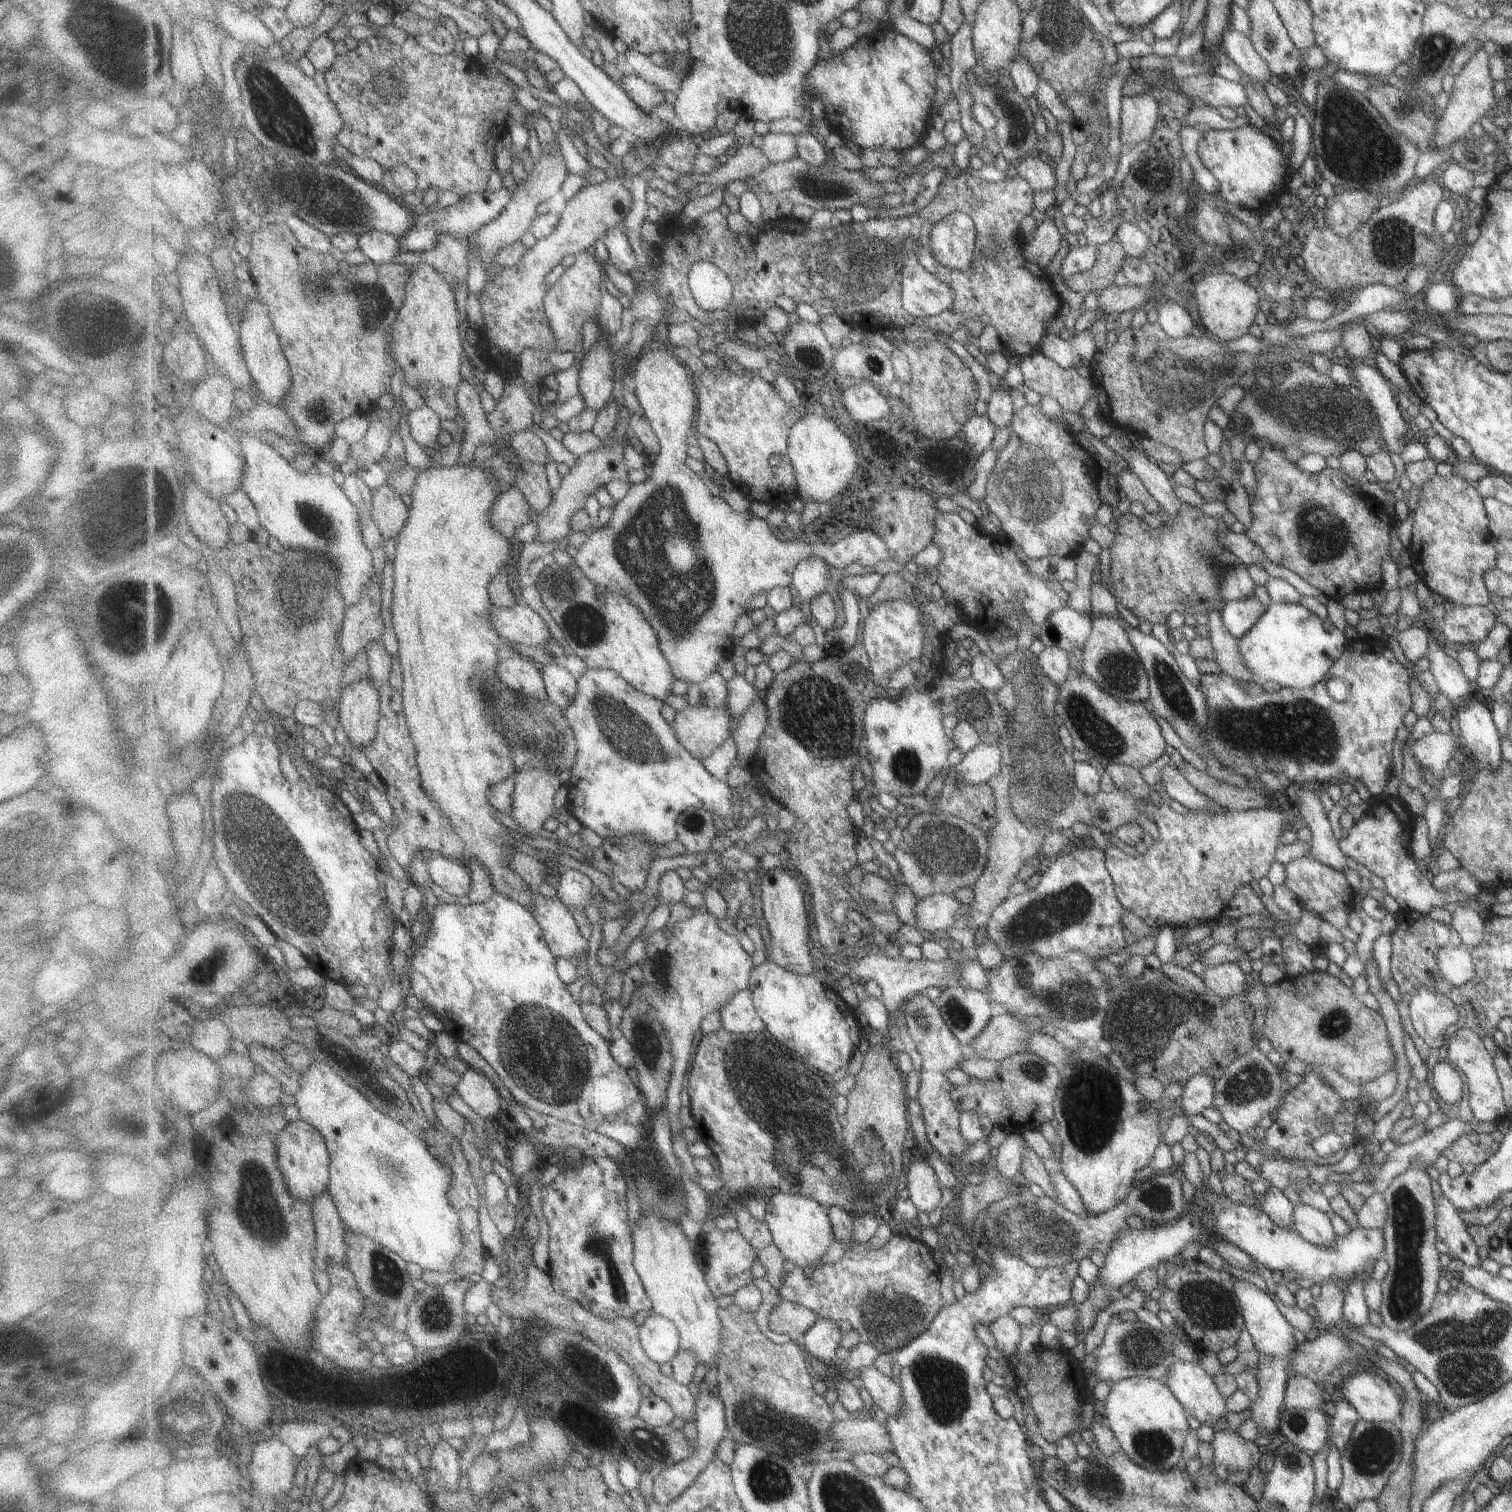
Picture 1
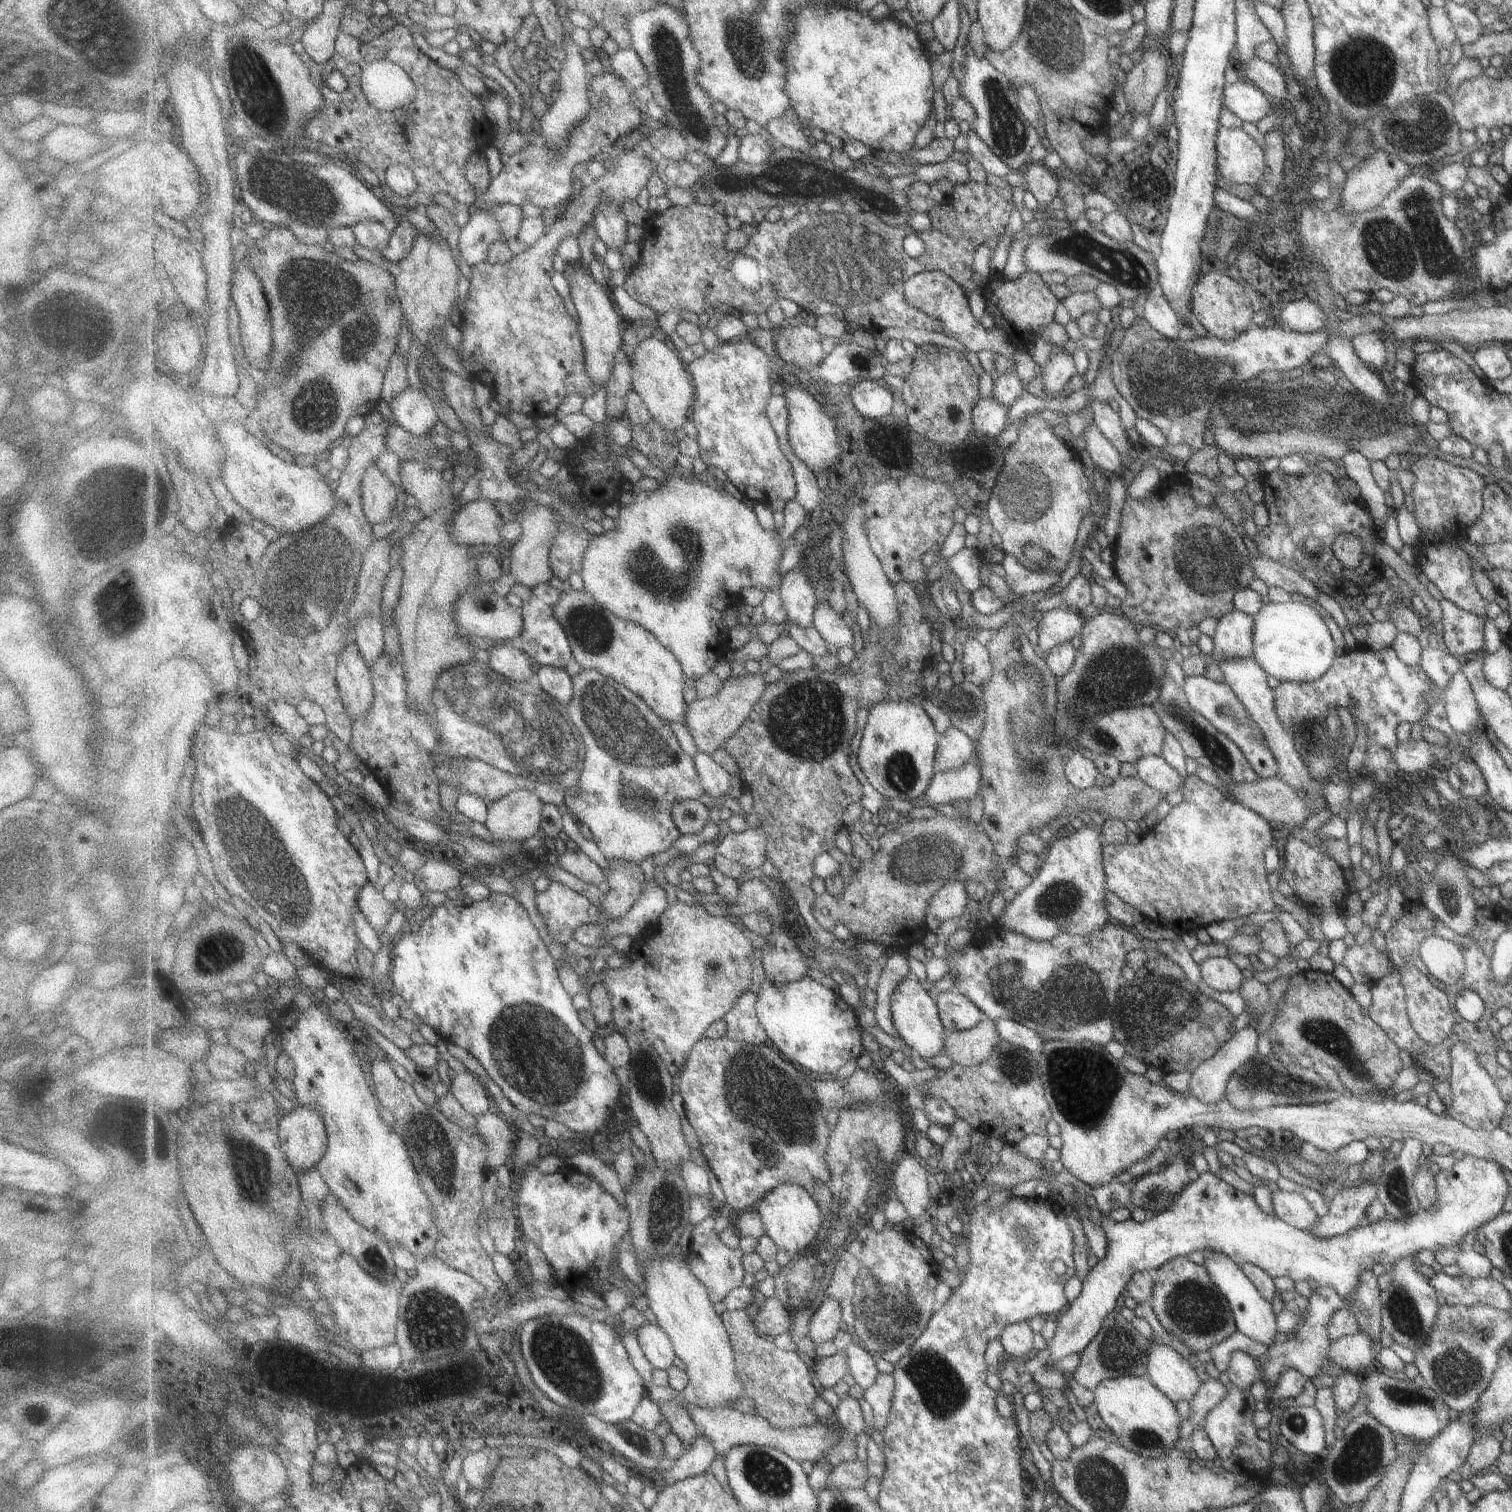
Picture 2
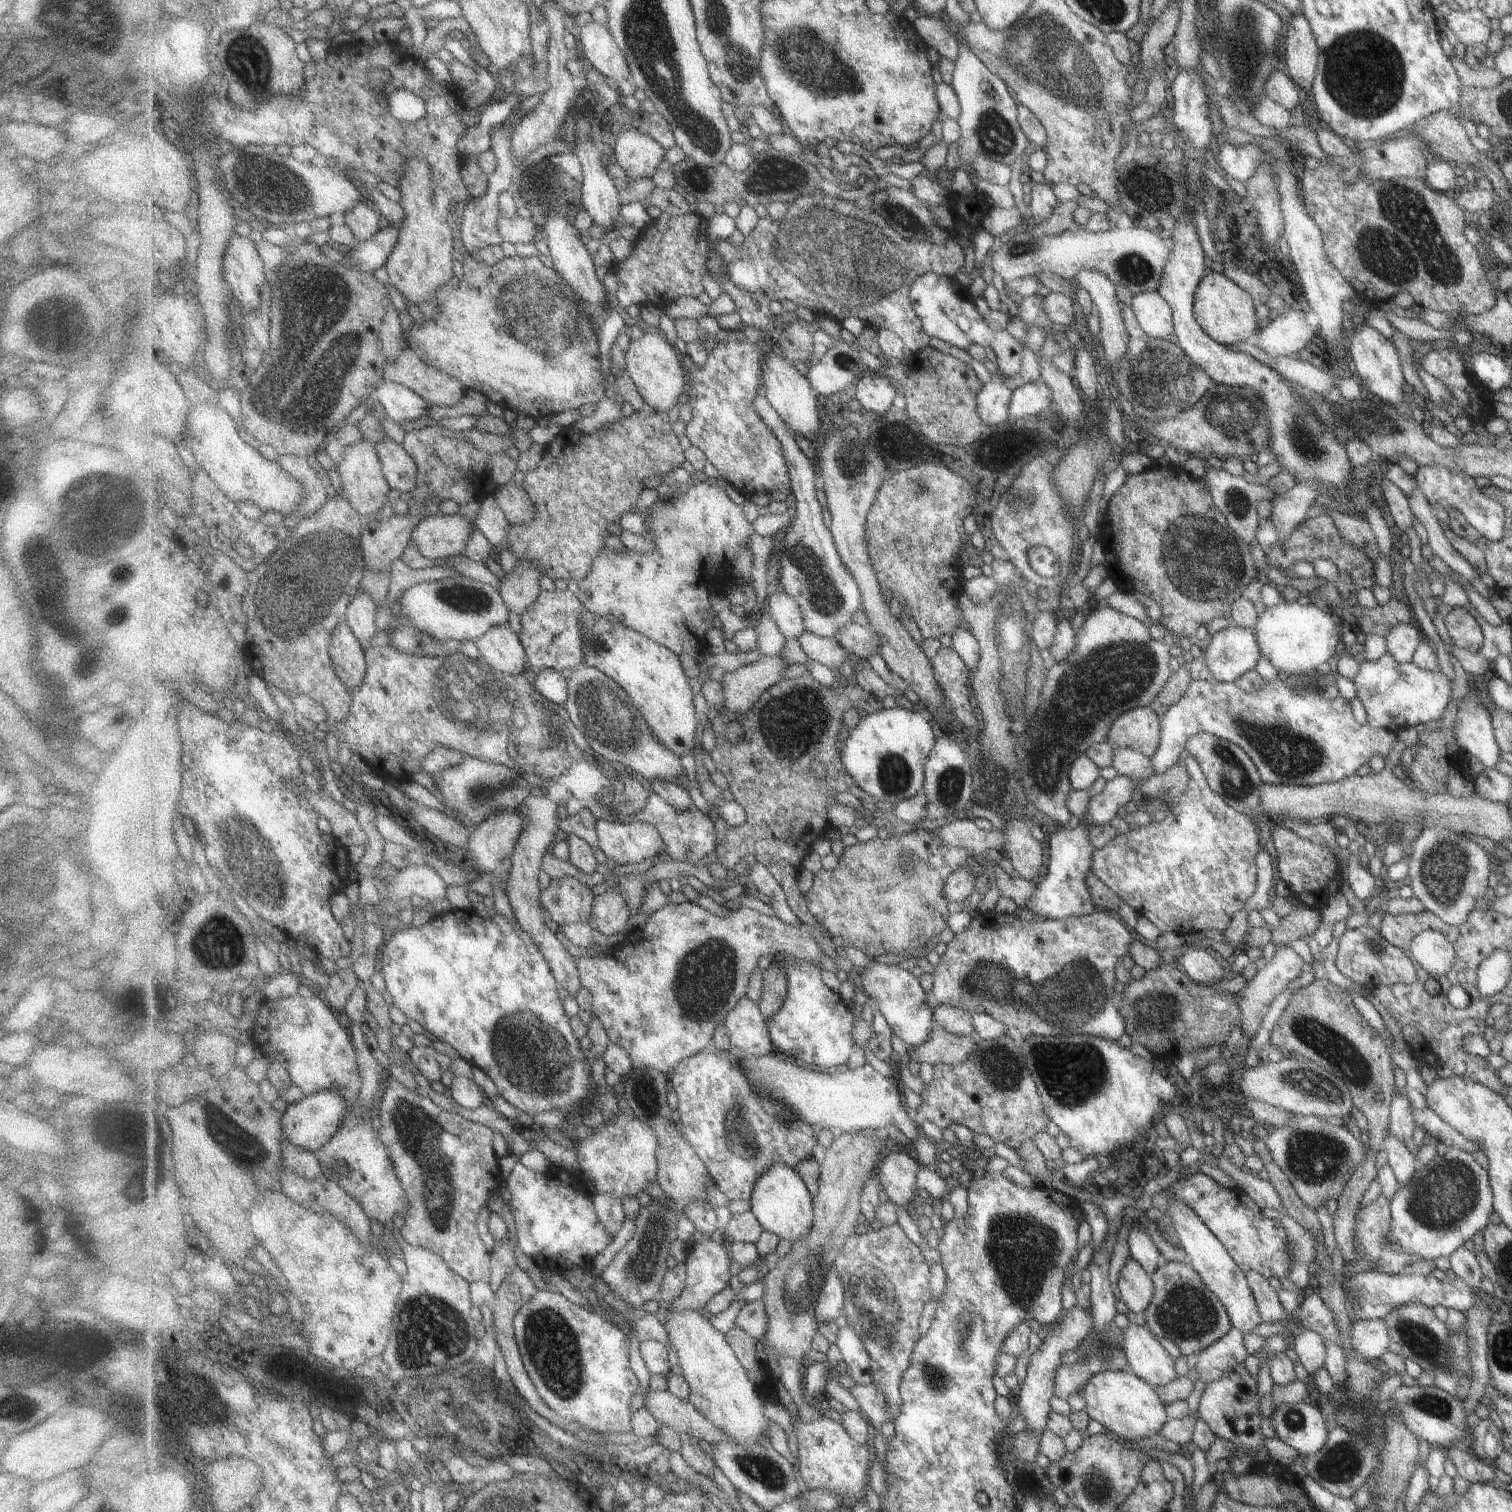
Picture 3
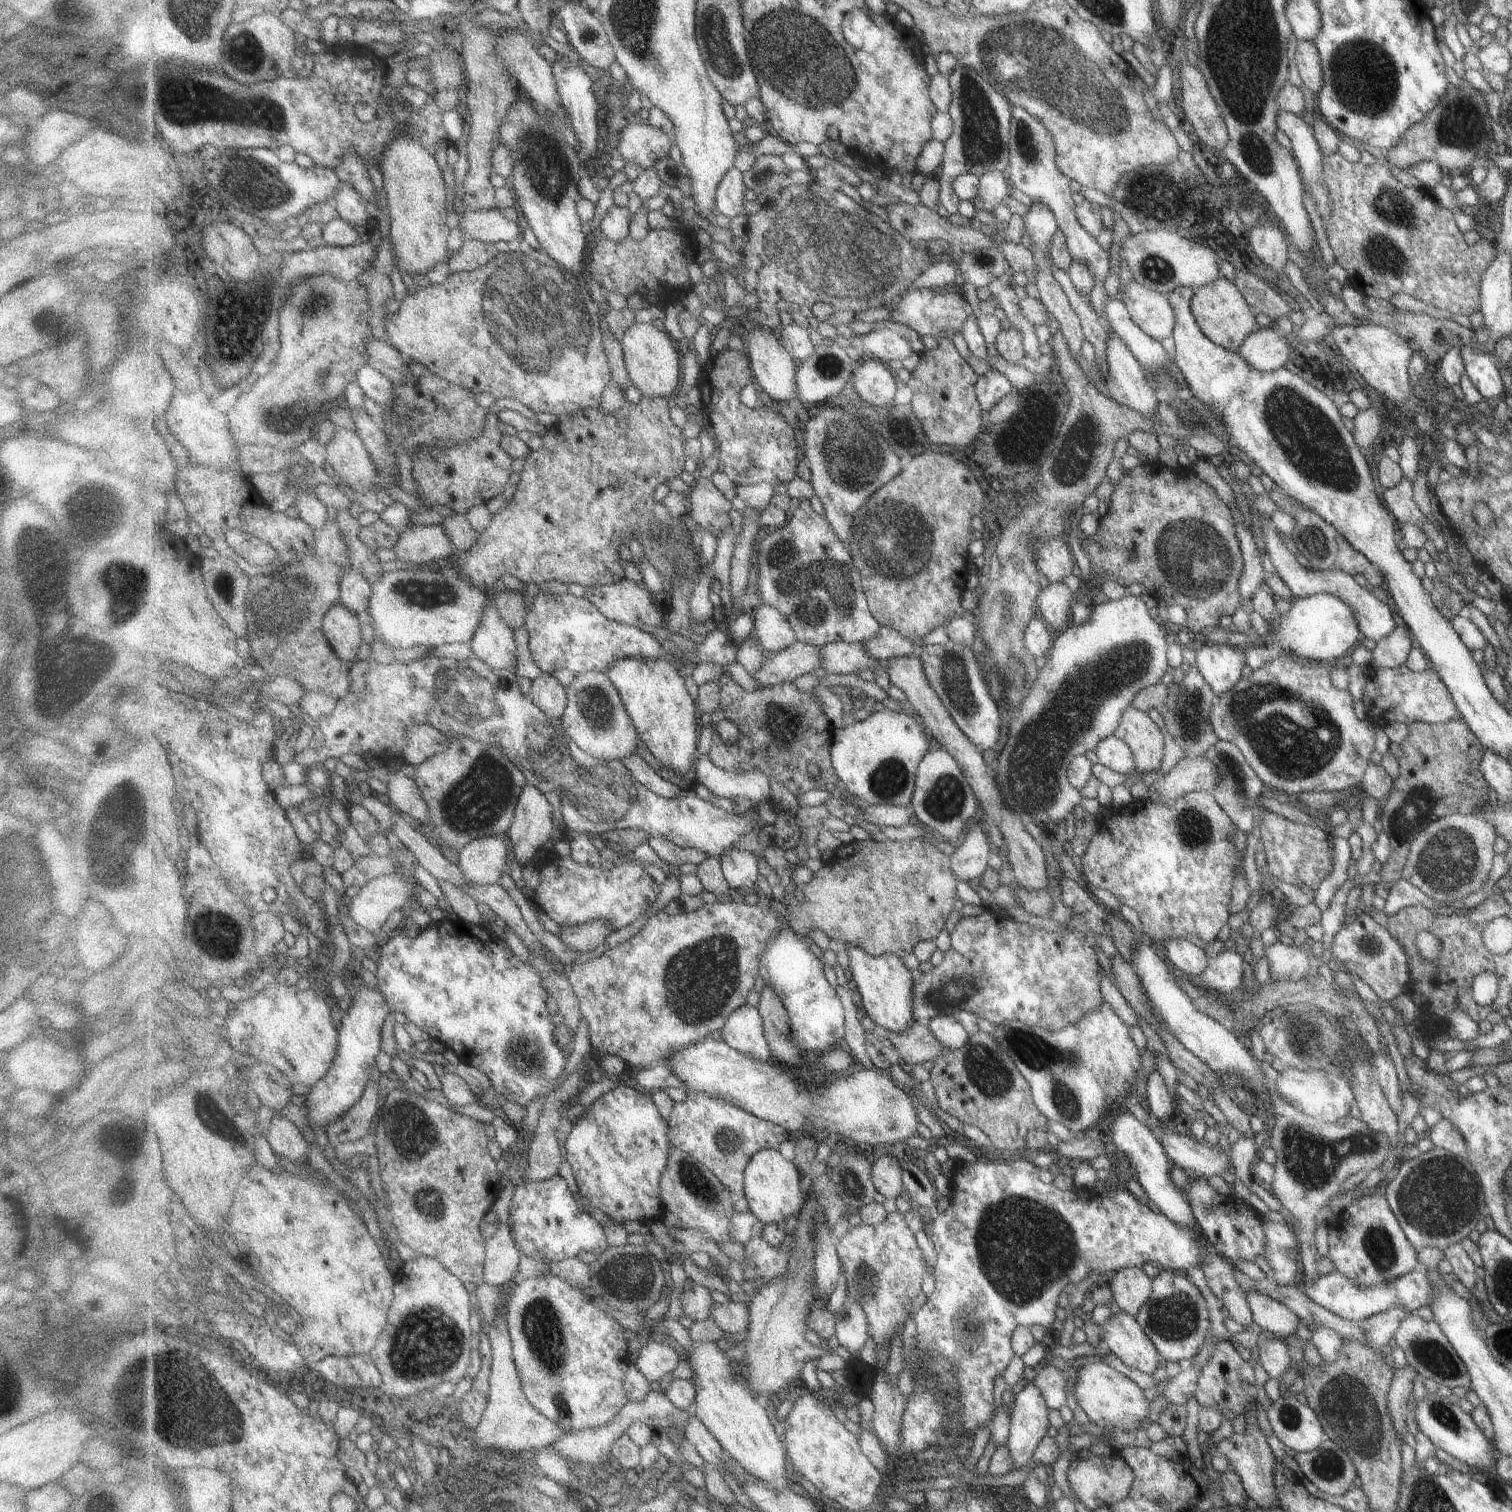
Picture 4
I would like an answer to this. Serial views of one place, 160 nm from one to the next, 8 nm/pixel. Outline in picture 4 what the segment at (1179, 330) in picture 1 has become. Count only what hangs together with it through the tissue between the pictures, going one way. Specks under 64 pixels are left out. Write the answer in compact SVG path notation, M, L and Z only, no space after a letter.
M1130 280L1129 284L1119 290L1118 298L1125 306L1131 322L1148 338L1161 341L1171 335L1174 315L1169 307L1167 296L1145 288Z

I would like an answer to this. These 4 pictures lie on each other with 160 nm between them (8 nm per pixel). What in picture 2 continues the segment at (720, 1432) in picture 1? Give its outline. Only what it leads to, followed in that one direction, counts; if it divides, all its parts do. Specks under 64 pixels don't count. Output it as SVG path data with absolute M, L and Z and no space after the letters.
M707 1436L697 1438L693 1448L687 1450L687 1454L677 1458L673 1466L663 1472L666 1485L672 1486L687 1478L707 1473L717 1458L718 1451L715 1450L710 1438Z

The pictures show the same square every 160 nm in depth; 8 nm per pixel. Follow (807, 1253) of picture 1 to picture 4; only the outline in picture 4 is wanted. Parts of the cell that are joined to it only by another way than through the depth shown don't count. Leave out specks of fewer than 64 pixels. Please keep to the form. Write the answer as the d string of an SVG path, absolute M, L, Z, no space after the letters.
M764 1149L754 1155L745 1170L744 1194L750 1212L763 1222L763 1225L781 1224L789 1218L796 1217L806 1207L808 1194L805 1191L803 1173L791 1161L785 1160L783 1154L775 1149Z

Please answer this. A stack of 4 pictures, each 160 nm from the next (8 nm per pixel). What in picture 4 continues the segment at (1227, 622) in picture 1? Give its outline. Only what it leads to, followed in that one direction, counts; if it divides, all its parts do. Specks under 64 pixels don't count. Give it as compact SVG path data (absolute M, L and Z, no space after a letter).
M1196 641L1194 666L1215 697L1228 692L1240 680L1246 649Z

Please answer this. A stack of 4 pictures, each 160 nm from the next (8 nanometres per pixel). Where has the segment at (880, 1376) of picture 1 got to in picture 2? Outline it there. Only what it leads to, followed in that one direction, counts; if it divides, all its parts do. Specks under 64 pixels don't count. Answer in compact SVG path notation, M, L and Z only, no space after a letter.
M857 1339L851 1342L851 1346L845 1348L847 1354L847 1366L855 1383L863 1390L873 1386L879 1377L879 1370L875 1366L877 1358L859 1346Z

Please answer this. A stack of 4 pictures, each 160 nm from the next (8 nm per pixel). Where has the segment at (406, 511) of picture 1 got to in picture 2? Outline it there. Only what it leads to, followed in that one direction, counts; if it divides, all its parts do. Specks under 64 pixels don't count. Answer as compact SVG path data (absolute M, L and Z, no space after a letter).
M376 462L371 465L362 482L362 505L371 525L381 525L393 518L398 496L398 489L393 480Z

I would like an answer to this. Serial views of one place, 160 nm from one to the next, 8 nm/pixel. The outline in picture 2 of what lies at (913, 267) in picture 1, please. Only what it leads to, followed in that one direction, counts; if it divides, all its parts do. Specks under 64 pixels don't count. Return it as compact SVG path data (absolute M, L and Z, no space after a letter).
M922 271L915 274L904 286L906 302L916 310L922 311L928 316L938 318L944 325L944 334L957 340L967 350L979 353L982 351L994 351L1007 360L1012 359L1017 352L1006 336L1006 333L996 326L992 330L986 330L981 320L977 320L969 308L968 295L964 289L954 282L947 274L941 271Z

